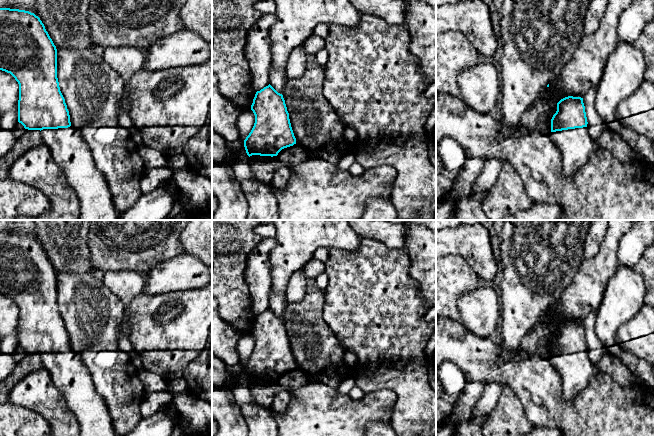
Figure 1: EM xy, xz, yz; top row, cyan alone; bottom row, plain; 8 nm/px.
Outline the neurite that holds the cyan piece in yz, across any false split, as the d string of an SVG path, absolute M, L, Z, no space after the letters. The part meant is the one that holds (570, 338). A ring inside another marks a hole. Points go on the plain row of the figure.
M568 320L557 327L549 361L559 372L565 401L574 400L596 372L587 348L583 322Z

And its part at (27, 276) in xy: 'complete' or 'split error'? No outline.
split error

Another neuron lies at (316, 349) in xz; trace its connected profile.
M316 288L307 292L302 302L288 303L282 319L298 368L306 372L311 382L322 382L338 388L349 377L349 368L342 361L345 349L323 318L325 294L325 290Z

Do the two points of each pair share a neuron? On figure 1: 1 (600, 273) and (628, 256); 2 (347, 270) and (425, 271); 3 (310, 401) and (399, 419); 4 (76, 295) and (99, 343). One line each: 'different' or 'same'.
1: different
2: different
3: different
4: same

